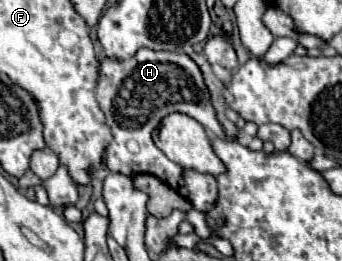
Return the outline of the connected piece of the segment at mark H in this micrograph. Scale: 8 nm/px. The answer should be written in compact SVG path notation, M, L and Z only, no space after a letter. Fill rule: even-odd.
M140 48L128 60L104 58L100 64L96 98L112 132L112 142L106 148L106 166L110 172L120 172L126 176L152 174L164 180L178 194L186 196L196 210L208 212L208 208L212 208L218 198L216 179L209 174L182 168L152 142L152 130L170 112L186 112L208 130L214 130L216 136L224 136L210 104L210 94L204 86L200 68L186 54L180 52L180 56L176 56L174 52Z

